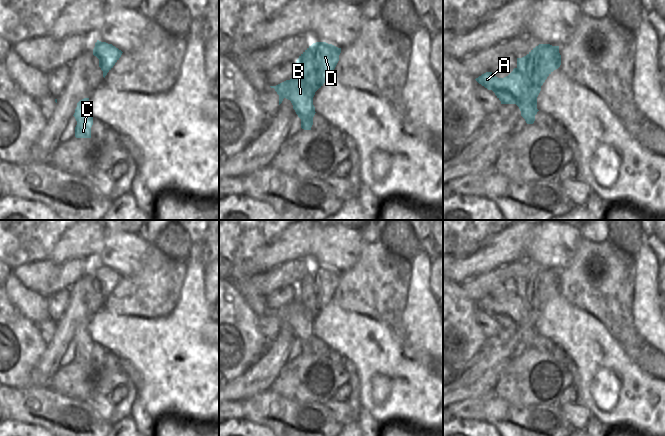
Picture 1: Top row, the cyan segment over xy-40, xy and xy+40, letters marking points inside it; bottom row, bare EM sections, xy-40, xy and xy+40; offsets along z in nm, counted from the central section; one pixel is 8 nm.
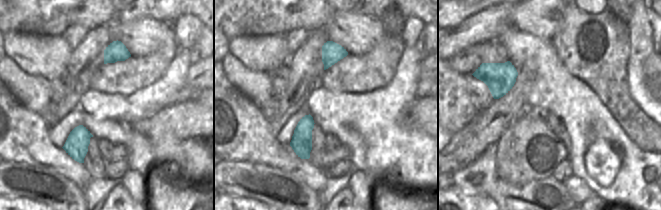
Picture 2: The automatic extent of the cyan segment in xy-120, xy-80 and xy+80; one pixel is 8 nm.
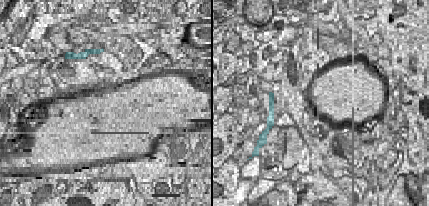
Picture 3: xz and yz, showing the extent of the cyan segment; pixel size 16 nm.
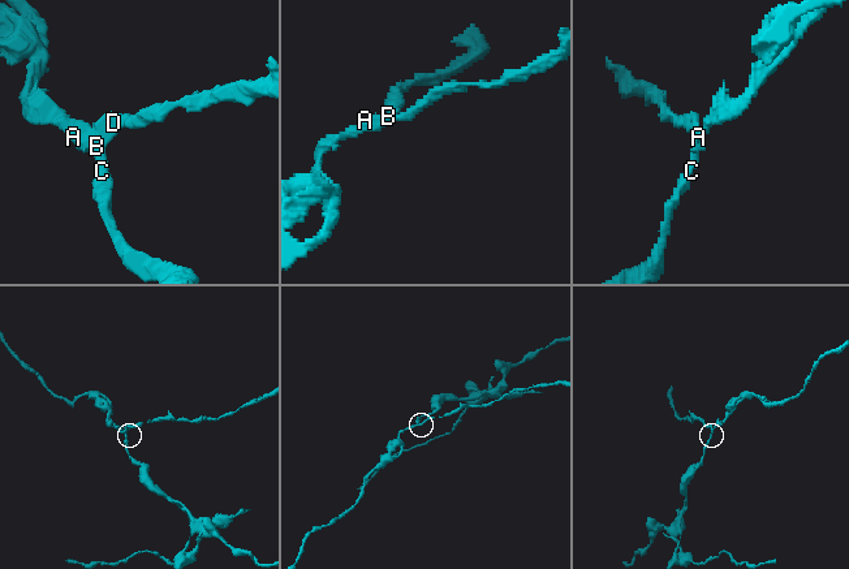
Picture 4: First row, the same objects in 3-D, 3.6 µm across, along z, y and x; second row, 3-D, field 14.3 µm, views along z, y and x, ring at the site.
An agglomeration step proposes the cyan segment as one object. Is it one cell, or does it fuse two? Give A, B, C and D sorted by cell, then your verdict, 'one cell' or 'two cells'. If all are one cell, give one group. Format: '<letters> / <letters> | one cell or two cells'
A B C / D | two cells

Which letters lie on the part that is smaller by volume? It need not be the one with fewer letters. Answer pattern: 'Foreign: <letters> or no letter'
Foreign: D

